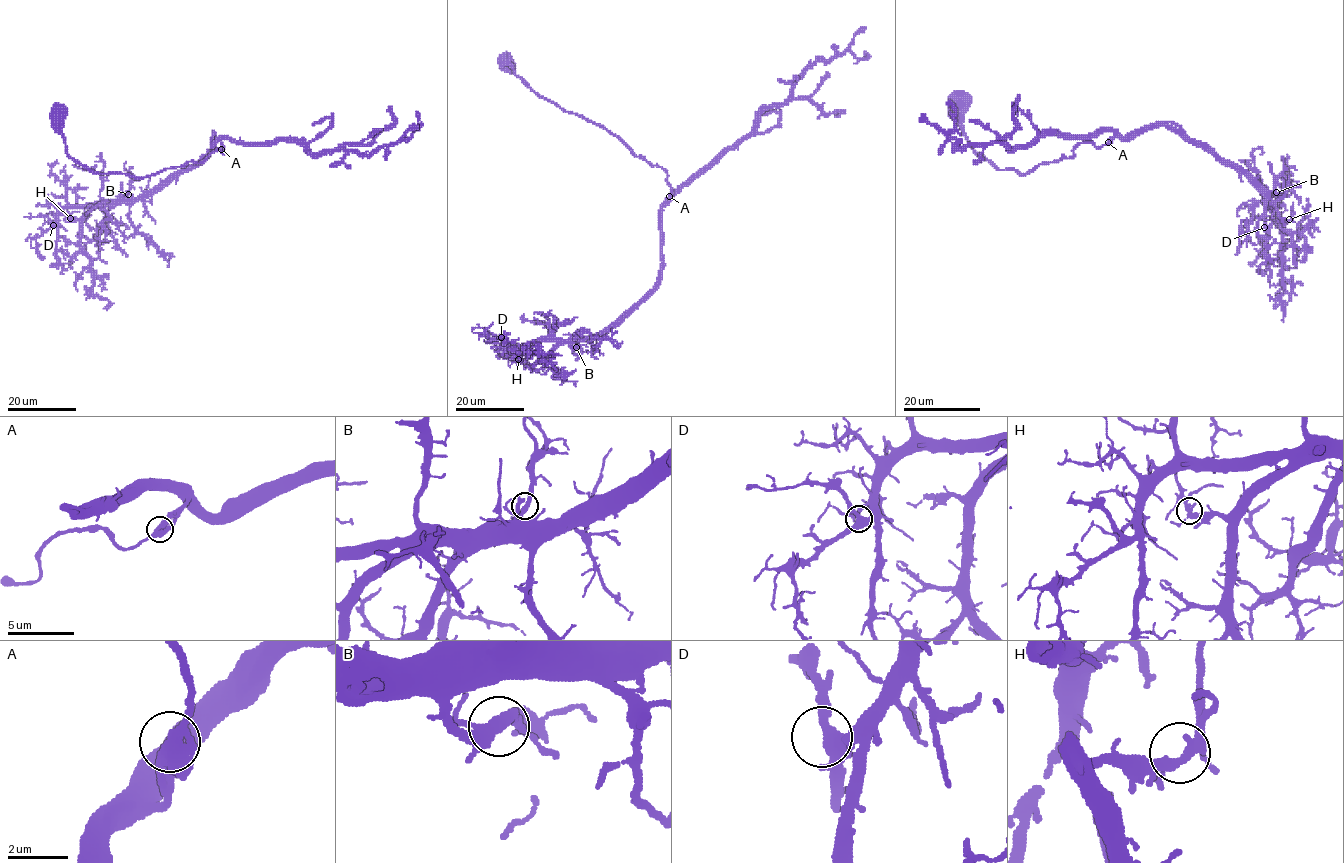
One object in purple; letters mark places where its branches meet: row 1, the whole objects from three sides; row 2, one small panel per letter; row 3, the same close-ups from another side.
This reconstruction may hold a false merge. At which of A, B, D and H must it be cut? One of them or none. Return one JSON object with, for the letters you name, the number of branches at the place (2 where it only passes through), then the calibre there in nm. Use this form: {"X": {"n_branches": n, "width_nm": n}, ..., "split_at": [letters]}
{"split_at": []}

